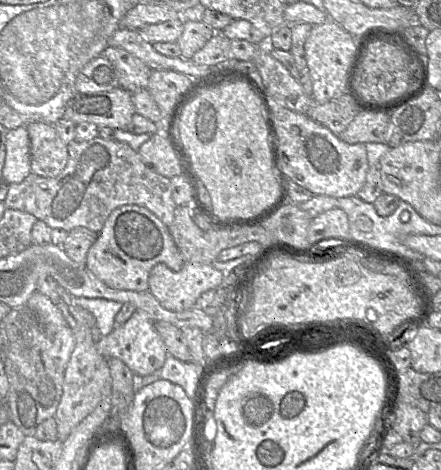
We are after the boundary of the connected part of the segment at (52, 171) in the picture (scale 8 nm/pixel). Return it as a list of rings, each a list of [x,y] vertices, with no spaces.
[[[29,122],[31,172],[45,178],[57,177],[68,160],[67,144],[59,137],[54,125]]]

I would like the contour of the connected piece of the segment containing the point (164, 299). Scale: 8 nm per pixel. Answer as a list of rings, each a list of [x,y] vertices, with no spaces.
[[[185,262],[180,271],[158,263],[148,276],[148,290],[167,310],[181,312],[192,309],[199,296],[219,287],[223,274],[211,264]]]

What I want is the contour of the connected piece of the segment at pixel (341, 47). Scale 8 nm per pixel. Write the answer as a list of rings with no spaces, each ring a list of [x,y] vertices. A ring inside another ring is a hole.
[[[328,19],[323,24],[312,26],[304,44],[304,51],[312,81],[313,101],[323,104],[346,94],[347,75],[359,42],[360,40],[332,20]]]

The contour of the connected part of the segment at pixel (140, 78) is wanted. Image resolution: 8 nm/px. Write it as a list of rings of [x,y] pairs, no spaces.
[[[107,46],[102,56],[114,65],[120,87],[131,93],[146,89],[152,70],[139,58],[122,48],[112,46]]]

